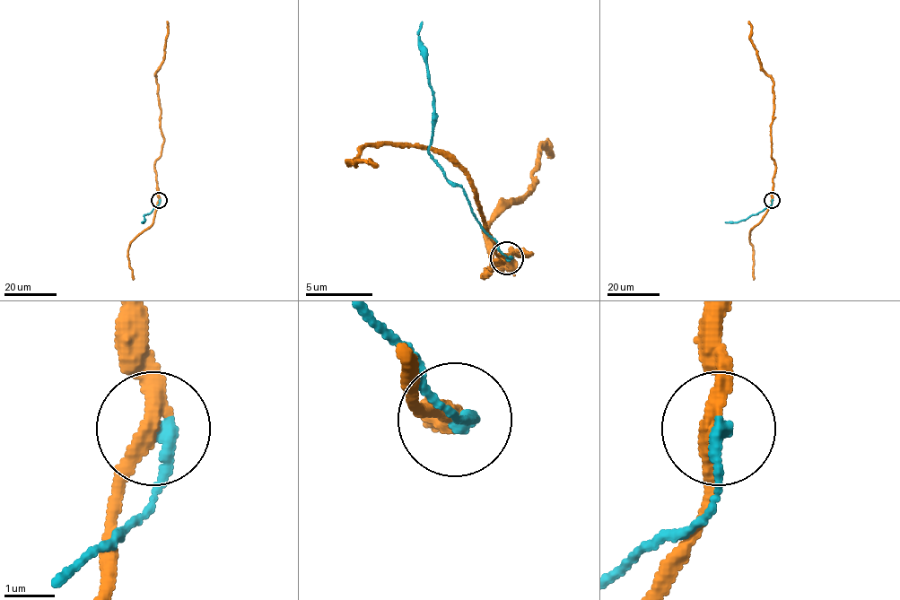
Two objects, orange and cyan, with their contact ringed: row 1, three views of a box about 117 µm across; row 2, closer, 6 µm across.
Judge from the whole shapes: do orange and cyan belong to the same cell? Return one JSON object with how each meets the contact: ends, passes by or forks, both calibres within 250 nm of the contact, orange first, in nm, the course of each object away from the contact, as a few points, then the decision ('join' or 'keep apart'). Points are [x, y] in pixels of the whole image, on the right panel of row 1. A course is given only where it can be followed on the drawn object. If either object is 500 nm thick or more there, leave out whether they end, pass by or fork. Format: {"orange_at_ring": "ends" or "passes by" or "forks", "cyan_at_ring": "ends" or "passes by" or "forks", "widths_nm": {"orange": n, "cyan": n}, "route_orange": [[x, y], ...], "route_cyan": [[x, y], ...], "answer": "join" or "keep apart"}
{"orange_at_ring": "passes by", "cyan_at_ring": "ends", "widths_nm": {"orange": 320, "cyan": 280}, "route_orange": [[772, 200], [775, 169], [771, 136], [773, 82], [758, 59], [757, 51], [750, 39], [751, 24], [748, 21]], "route_cyan": [[772, 200], [770, 205], [757, 213], [738, 221], [725, 221]], "answer": "keep apart"}

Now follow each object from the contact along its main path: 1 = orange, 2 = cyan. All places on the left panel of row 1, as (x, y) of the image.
1: (159, 200), (154, 163), (161, 154), (163, 136), (155, 73), (163, 59), (167, 21)
2: (159, 200), (160, 204), (144, 216), (143, 221)

